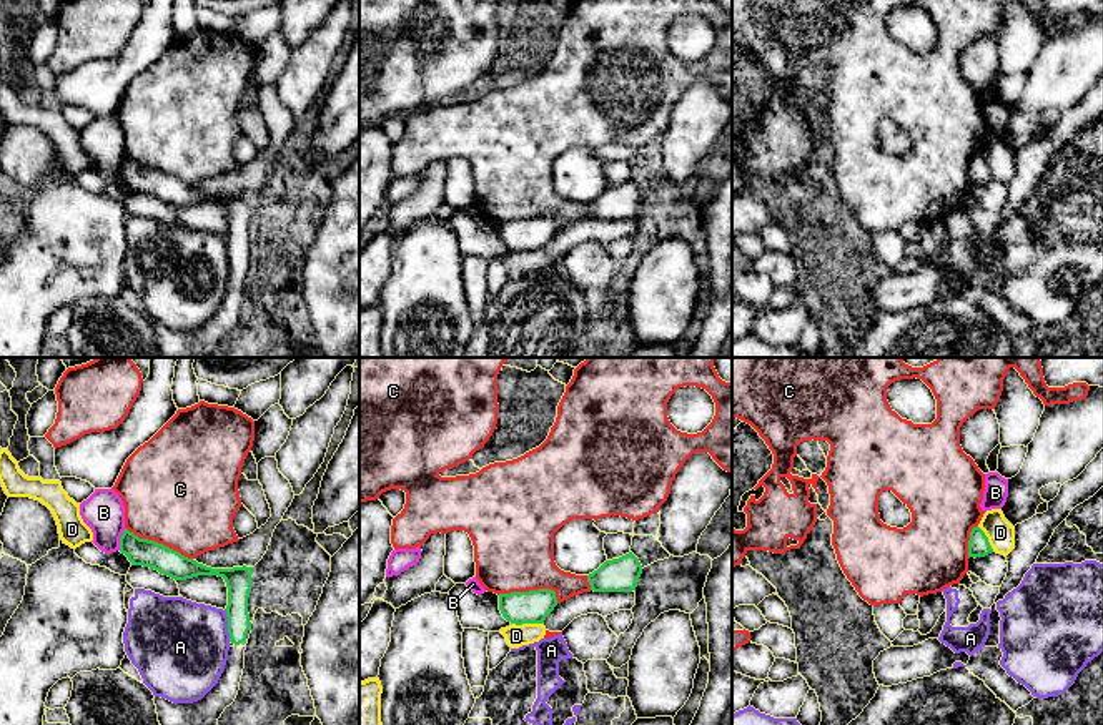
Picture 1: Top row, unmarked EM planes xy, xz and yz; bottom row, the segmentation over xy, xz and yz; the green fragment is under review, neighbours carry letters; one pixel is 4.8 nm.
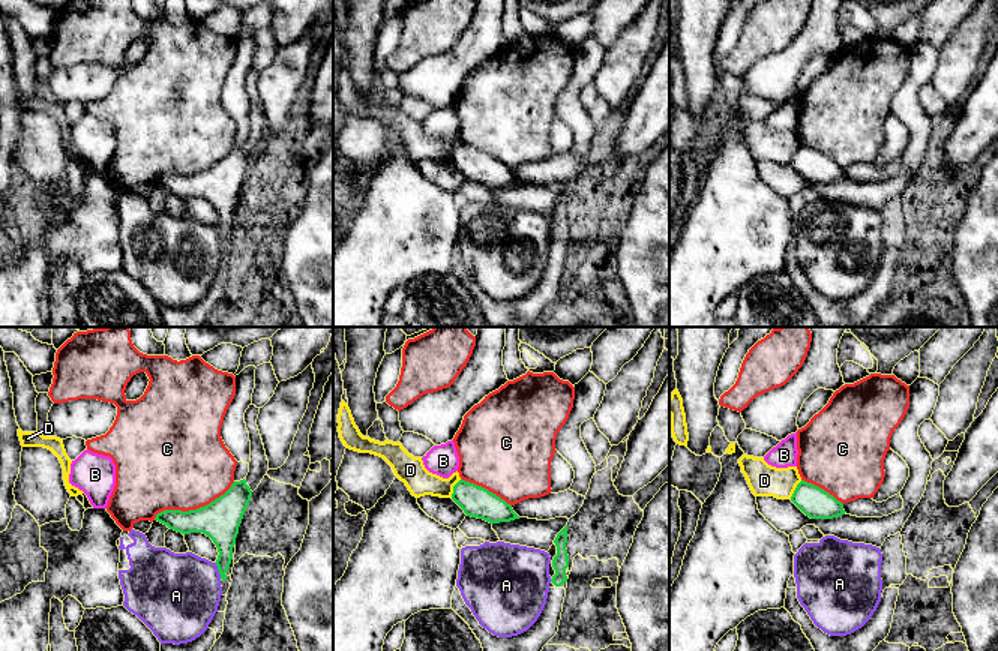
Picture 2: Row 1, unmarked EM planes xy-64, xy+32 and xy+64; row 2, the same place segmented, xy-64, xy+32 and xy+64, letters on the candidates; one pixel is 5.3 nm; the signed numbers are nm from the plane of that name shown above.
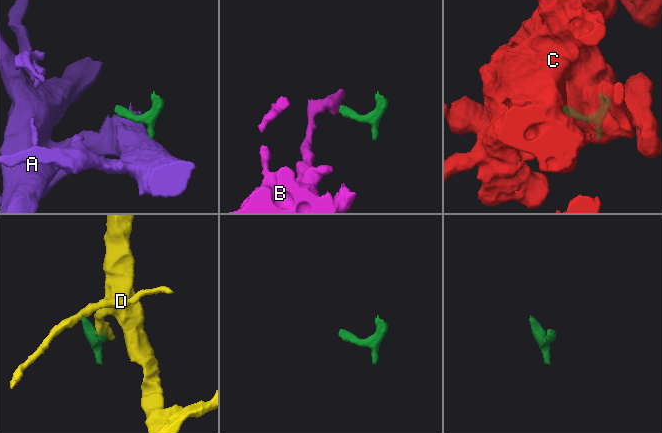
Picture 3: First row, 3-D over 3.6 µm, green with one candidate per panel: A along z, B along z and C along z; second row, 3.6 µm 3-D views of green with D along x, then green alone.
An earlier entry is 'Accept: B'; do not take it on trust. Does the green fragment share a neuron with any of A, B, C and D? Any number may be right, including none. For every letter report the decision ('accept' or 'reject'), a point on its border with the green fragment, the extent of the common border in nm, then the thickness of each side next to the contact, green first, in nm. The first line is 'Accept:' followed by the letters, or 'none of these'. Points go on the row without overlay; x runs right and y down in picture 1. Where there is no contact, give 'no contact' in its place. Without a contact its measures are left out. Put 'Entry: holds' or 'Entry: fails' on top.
Entry: fails
Accept: none of these
A: reject | xy (228, 253) | 160 nm | 130/440 nm
B: reject | xy (120, 167) | 110 nm | 130/200 nm
C: reject | xy (157, 170) | 360 nm | 130/500 nm
D: reject | xz (528, 250) | 150 nm | 160/110 nm

